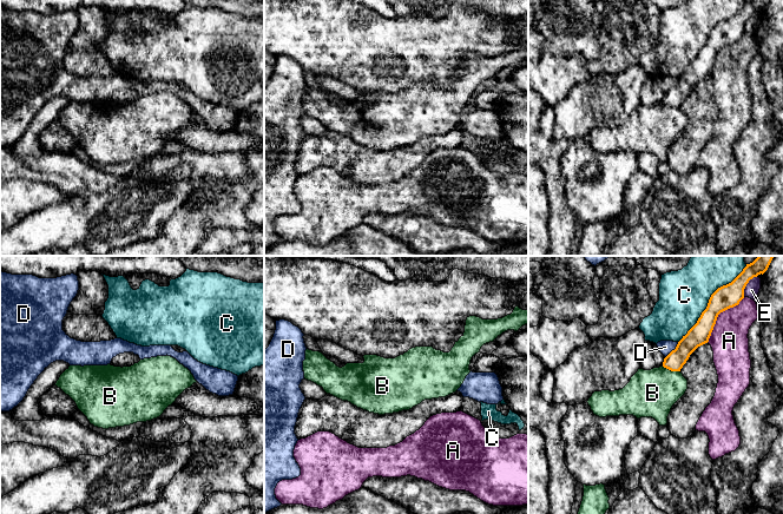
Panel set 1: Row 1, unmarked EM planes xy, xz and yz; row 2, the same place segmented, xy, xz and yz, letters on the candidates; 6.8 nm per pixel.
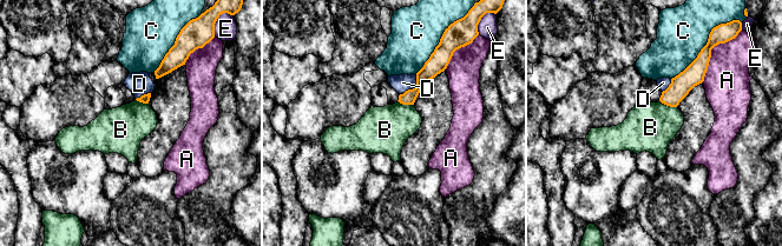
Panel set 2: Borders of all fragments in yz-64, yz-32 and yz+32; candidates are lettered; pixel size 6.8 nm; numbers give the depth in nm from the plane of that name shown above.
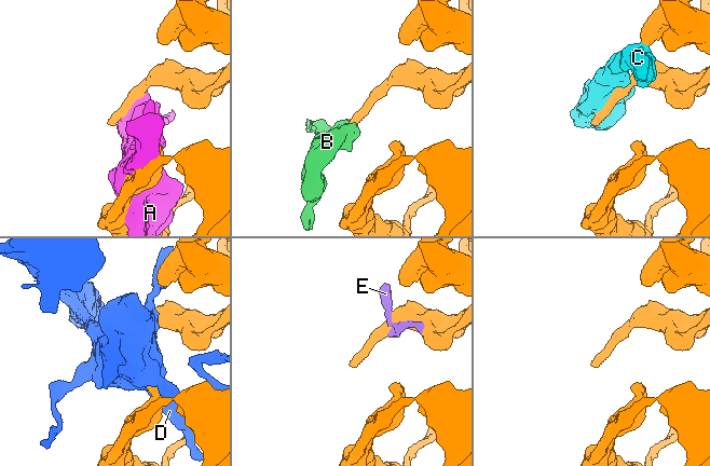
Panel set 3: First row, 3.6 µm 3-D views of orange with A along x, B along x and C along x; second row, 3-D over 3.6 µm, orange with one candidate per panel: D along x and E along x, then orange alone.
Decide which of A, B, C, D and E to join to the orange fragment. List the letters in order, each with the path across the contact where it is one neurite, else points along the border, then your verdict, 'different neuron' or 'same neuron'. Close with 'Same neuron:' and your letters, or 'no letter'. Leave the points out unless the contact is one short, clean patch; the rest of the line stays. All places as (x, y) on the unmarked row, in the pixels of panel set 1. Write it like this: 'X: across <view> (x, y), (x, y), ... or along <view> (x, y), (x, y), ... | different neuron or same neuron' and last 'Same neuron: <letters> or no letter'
A: different neuron
B: along yz (662, 101), (679, 107) | different neuron
C: different neuron
D: different neuron
E: different neuron
Same neuron: no letter

